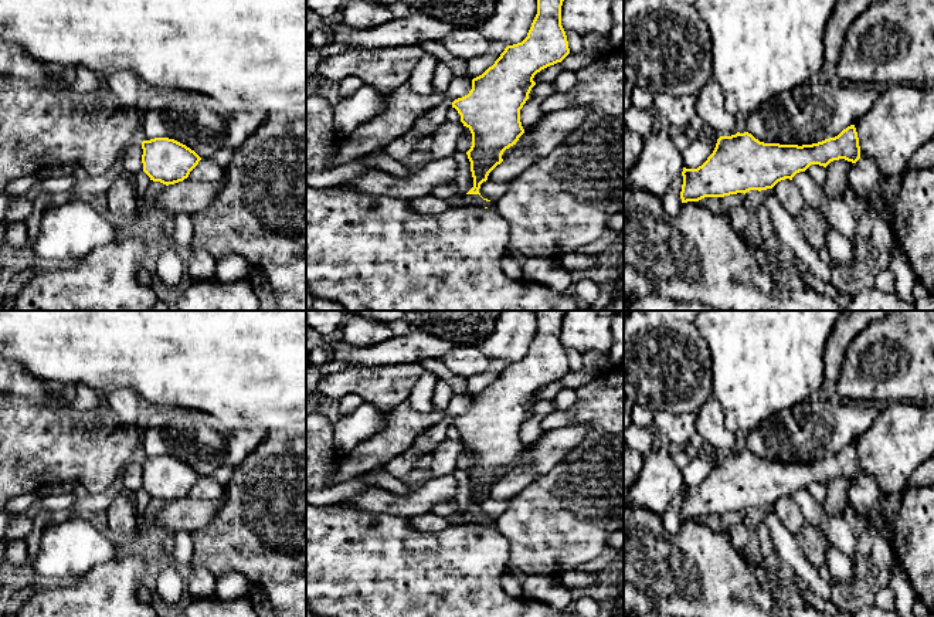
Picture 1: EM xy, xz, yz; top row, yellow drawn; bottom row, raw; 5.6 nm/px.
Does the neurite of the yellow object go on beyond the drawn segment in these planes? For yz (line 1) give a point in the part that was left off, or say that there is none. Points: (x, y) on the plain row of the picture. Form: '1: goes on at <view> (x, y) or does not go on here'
1: does not go on here

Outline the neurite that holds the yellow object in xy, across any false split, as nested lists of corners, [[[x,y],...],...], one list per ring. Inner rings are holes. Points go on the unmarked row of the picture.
[[[169,455],[143,458],[142,467],[143,489],[150,498],[166,504],[187,496],[201,478],[194,468]]]

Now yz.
[[[855,443],[838,454],[812,462],[764,461],[751,451],[720,454],[713,471],[697,487],[683,485],[682,521],[772,506],[778,499],[805,489],[811,482],[860,477]]]

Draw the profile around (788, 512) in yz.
[[[789,496],[778,499],[772,511],[791,533],[797,533],[806,521],[794,498]]]

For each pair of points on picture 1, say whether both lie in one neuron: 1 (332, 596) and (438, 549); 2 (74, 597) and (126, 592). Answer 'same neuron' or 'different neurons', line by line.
1: same neuron
2: same neuron

